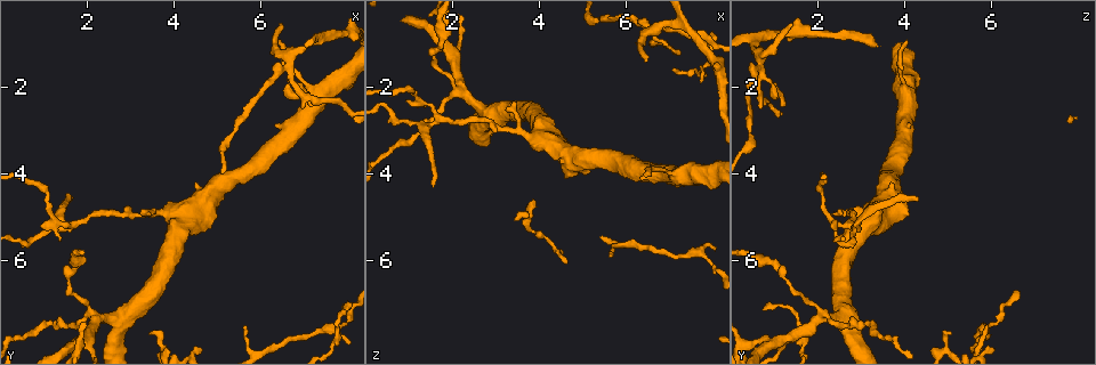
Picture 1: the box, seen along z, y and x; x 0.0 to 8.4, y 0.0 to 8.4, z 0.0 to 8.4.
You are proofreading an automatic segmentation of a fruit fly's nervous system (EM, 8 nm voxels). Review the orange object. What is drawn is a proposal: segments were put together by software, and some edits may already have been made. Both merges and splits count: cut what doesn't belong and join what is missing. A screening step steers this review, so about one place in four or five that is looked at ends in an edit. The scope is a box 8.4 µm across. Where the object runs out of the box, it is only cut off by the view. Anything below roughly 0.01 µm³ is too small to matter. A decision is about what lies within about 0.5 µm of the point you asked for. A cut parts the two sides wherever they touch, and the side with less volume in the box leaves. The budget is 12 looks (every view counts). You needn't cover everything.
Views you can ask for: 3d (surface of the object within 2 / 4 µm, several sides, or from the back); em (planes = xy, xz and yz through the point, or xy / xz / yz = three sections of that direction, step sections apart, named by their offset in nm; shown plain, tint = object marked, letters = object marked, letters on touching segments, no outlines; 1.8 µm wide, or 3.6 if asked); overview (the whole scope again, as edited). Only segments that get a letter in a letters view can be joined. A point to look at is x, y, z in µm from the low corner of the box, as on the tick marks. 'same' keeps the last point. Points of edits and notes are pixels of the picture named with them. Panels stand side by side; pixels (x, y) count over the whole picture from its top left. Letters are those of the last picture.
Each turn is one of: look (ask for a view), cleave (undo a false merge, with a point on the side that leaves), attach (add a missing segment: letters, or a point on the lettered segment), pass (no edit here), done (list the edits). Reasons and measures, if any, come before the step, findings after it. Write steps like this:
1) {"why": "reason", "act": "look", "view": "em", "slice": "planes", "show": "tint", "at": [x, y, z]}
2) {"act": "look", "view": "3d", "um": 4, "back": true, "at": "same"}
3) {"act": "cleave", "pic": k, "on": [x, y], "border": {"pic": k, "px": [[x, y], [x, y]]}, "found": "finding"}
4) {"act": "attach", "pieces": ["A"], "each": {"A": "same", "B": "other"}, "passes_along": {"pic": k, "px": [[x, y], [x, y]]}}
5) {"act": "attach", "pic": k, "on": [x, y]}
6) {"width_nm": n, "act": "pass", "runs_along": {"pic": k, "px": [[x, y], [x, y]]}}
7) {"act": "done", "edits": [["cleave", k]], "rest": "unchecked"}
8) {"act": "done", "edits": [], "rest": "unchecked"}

{"why": "narrows sharply", "act": "look", "view": "em", "slice": "yz", "step": 4, "show": "tint", "at": [6.65, 1.30, 0.70]}

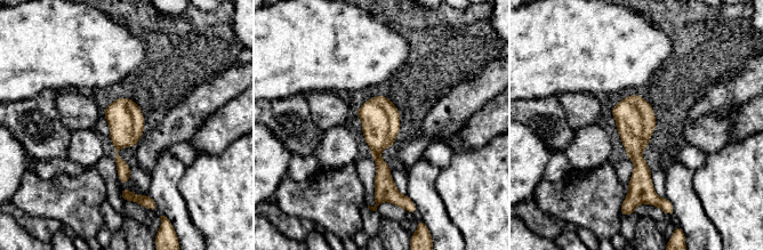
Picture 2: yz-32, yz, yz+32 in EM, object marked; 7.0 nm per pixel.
{"act": "look", "view": "em", "slice": "planes", "show": "letters", "at": "same"}

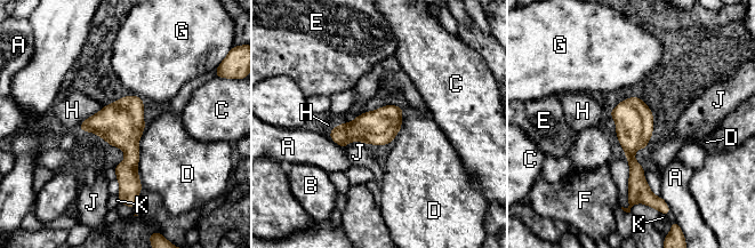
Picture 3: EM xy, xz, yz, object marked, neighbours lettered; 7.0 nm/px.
{"act": "pass", "each": {"A": "other", "B": "other", "C": "other", "D": "other", "E": "other", "F": "other", "G": "other", "H": "other", "J": "other", "K": "other"}, "border": {"pic": 3, "px": [[146, 125], [138, 143], [142, 188]]}, "found": "all the same neuron"}

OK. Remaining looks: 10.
{"act": "look", "view": "em", "slice": "planes", "show": "tint", "at": [1.75, 7.85, 1.00]}

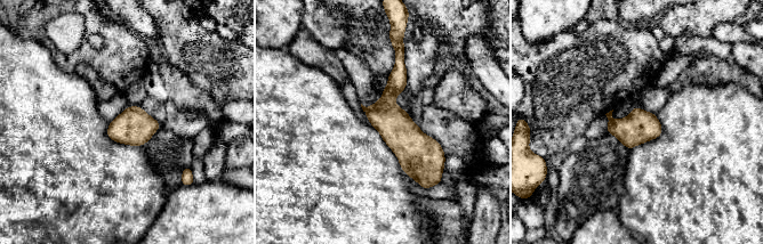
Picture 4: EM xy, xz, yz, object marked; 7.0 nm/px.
{"act": "look", "view": "em", "slice": "planes", "show": "letters", "at": "same"}

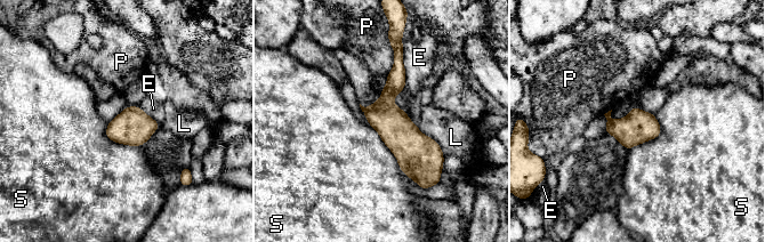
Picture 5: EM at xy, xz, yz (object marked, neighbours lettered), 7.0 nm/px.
{"width_nm": 240, "act": "pass", "each": {"E": "other", "L": "other", "P": "other", "S": "other"}, "runs_along": {"pic": 5, "px": [[399, 54], [388, 120], [417, 178]]}, "found": "all the same neuron"}

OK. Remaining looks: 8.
{"act": "look", "view": "em", "slice": "xz", "step": 8, "show": "tint", "at": [3.45, 7.70, 5.05]}

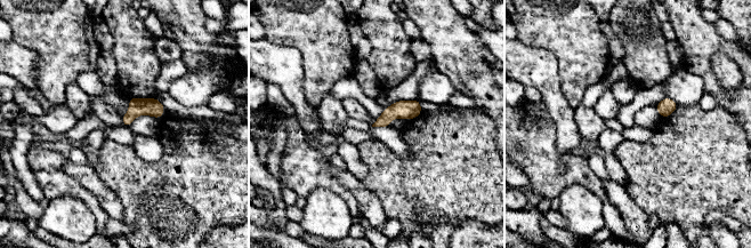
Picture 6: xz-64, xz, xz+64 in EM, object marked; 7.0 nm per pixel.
{"why": "cut it another way", "act": "look", "view": "em", "slice": "planes", "show": "letters", "at": "same"}

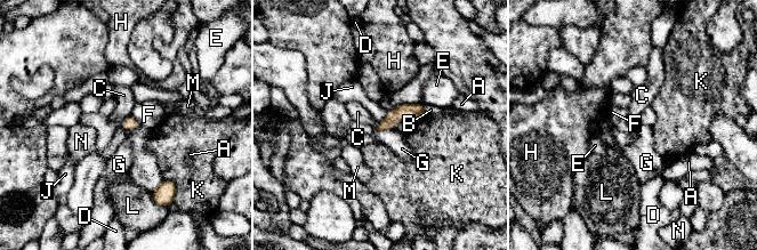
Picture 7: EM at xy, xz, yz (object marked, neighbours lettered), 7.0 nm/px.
{"width_nm": 70, "act": "pass", "each": {"A": "other", "B": "other", "C": "other", "D": "other", "E": "other", "F": "other", "G": "other", "H": "other", "J": "other", "K": "other", "L": "other", "M": "other", "N": "other"}, "border": {"pic": 7, "px": [[420, 102], [401, 103], [387, 112]]}, "found": "no lettered segment goes on from it"}

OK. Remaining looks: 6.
{"why": "long arm stops here", "act": "look", "view": "em", "slice": "planes", "show": "letters", "at": [5.60, 7.50, 5.90]}

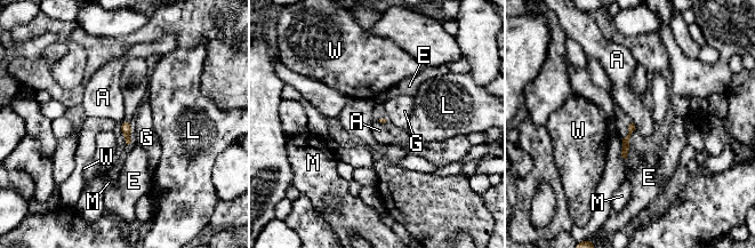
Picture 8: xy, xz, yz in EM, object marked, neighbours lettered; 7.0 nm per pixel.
{"act": "pass", "each": {"A": "other", "E": "other", "G": "other", "L": "other", "M": "other", "W": "other"}, "border": {"pic": 8, "px": [[632, 121], [636, 128]]}, "found": "no lettered segment goes on from it"}

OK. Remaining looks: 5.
{"why": "thin end", "act": "look", "view": "3d", "um": 2, "at": [1.55, 4.55, 4.30]}

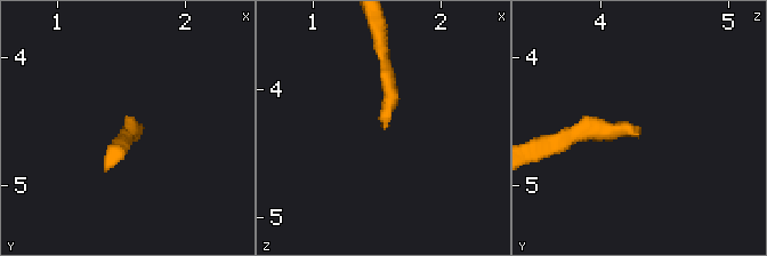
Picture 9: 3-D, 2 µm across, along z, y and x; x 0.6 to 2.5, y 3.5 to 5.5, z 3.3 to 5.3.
{"act": "look", "view": "em", "slice": "xy", "step": 16, "show": "plain", "at": [1.54, 4.58, 4.32]}

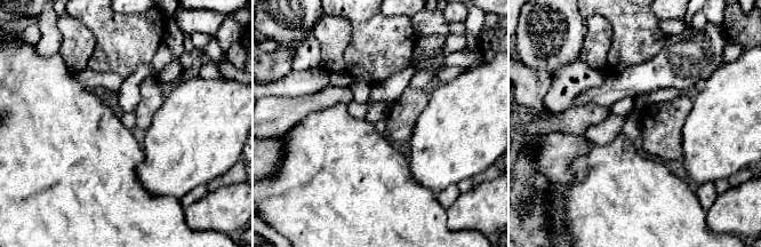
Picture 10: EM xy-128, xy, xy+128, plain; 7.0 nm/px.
{"act": "look", "view": "em", "slice": "xy", "step": 16, "show": "letters", "at": "same"}

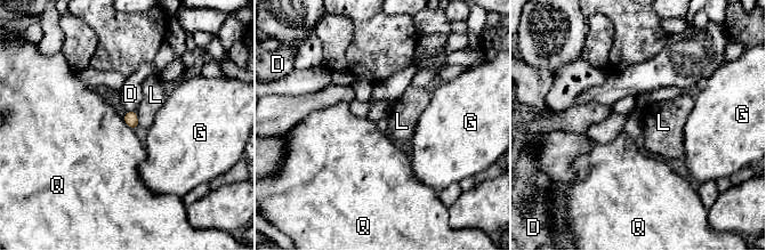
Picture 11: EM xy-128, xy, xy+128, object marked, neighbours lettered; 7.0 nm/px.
{"act": "pass", "each": {"D": "other", "G": "other", "L": "other", "Q": "other"}, "border": {"pic": 11, "px": [[135, 110], [127, 112]]}, "found": "no lettered segment goes on from it"}

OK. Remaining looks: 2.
{"act": "done", "edits": [], "rest": "unchecked"}

